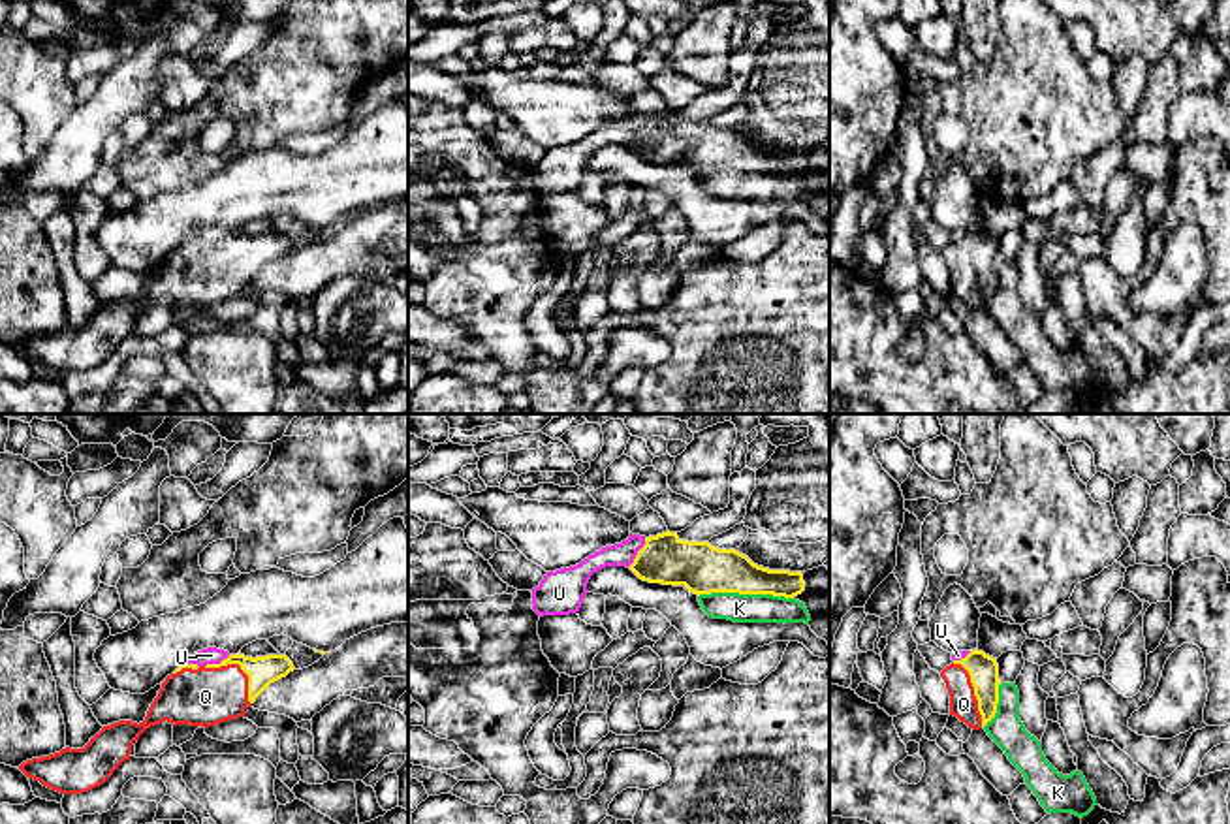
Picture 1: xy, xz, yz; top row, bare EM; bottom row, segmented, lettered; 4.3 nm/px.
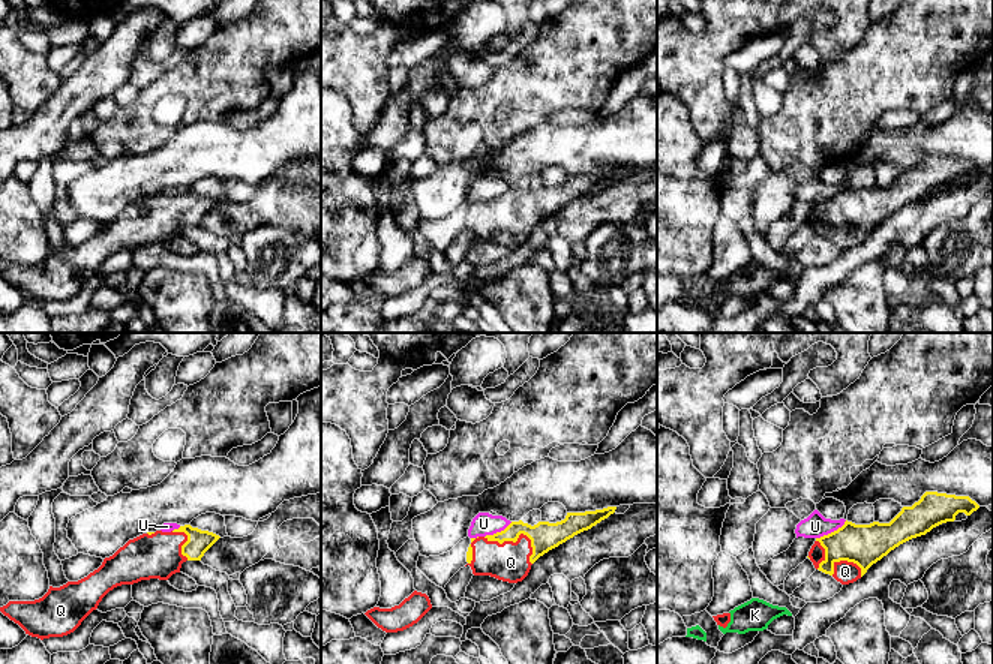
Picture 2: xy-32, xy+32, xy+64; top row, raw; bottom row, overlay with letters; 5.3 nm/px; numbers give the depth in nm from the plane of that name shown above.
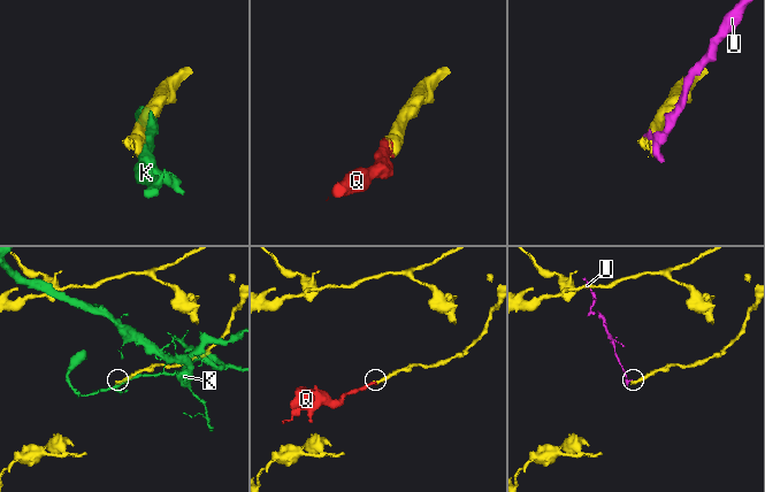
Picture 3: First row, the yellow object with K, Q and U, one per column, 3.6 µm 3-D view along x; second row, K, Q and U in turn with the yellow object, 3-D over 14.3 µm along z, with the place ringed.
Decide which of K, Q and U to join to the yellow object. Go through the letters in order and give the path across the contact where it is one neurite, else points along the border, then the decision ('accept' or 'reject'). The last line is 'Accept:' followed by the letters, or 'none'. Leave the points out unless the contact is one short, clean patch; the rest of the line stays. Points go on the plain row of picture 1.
K: reject
Q: runs through xy (262, 249), (241, 247), (217, 271), (205, 275); accept
U: border along xz (646, 117), (646, 123), (627, 145); reject
Accept: Q

